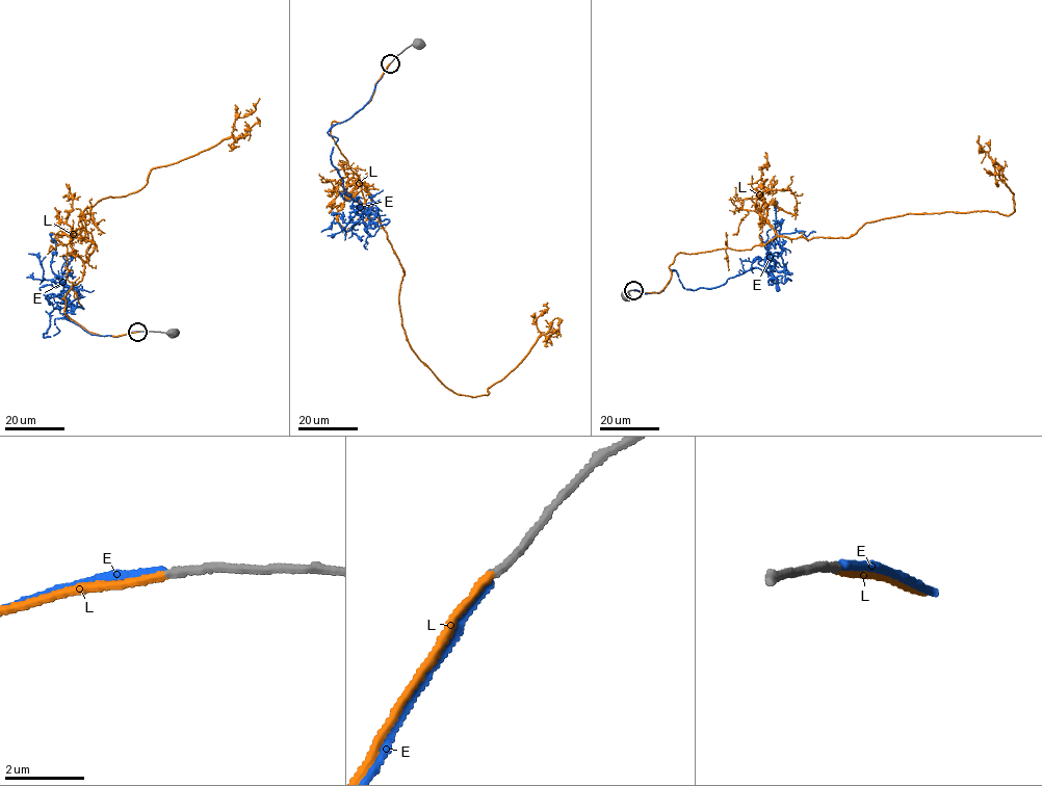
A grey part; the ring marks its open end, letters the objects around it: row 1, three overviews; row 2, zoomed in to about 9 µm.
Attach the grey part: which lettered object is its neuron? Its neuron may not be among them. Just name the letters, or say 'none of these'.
L

